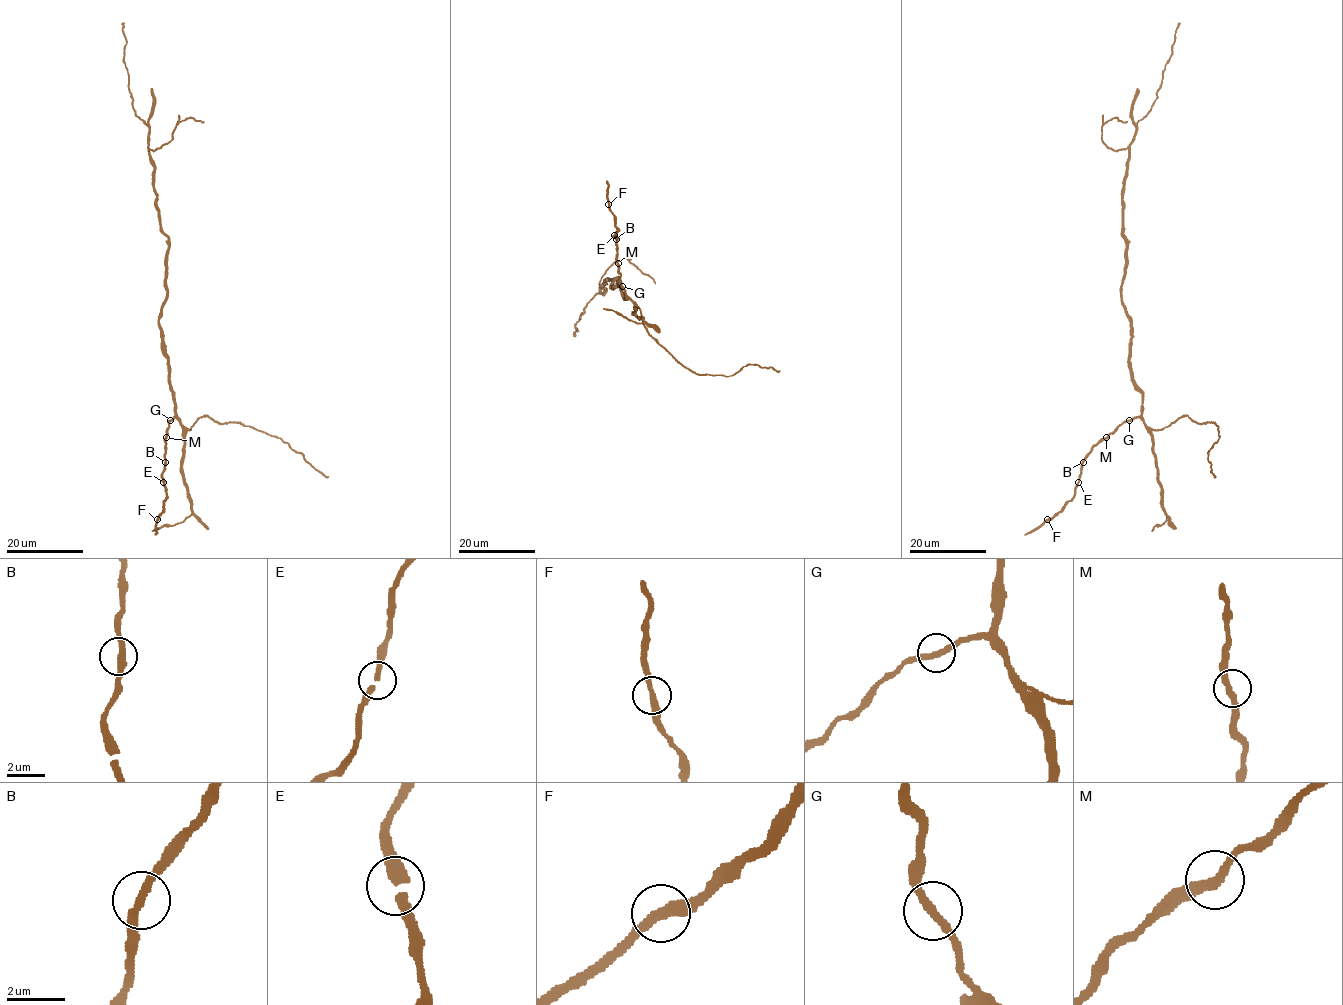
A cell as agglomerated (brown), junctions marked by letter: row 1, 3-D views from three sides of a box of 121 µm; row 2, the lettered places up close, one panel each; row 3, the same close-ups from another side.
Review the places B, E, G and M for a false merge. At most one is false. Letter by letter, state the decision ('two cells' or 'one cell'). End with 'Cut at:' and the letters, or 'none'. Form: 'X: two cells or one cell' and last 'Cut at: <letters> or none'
B: one cell
E: one cell
G: one cell
M: one cell
Cut at: none

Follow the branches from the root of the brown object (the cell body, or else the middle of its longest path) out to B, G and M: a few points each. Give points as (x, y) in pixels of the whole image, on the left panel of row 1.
B: (159, 317), (169, 388), (174, 393), (175, 414), (168, 422), (165, 462)
G: (159, 317), (169, 388), (174, 393), (175, 416), (170, 420)
M: (159, 317), (169, 388), (174, 393), (175, 416), (168, 422), (166, 437)

